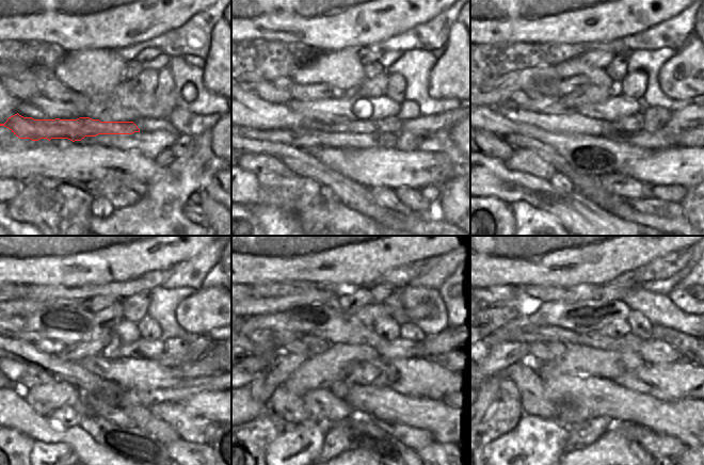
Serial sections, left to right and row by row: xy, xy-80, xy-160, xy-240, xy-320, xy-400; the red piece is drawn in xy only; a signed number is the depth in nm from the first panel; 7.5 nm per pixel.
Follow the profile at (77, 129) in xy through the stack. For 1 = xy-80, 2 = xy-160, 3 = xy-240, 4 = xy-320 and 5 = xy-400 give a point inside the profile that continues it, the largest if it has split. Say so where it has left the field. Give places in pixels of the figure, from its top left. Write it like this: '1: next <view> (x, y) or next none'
1: next xy-80 (389, 124)
2: next xy-160 (634, 123)
3: next xy-240 (203, 342)
4: next xy-320 (440, 345)
5: next xy-400 (673, 321)

